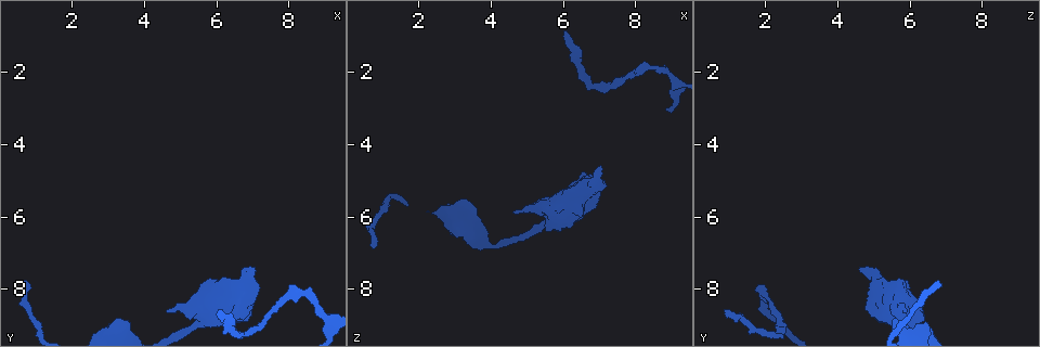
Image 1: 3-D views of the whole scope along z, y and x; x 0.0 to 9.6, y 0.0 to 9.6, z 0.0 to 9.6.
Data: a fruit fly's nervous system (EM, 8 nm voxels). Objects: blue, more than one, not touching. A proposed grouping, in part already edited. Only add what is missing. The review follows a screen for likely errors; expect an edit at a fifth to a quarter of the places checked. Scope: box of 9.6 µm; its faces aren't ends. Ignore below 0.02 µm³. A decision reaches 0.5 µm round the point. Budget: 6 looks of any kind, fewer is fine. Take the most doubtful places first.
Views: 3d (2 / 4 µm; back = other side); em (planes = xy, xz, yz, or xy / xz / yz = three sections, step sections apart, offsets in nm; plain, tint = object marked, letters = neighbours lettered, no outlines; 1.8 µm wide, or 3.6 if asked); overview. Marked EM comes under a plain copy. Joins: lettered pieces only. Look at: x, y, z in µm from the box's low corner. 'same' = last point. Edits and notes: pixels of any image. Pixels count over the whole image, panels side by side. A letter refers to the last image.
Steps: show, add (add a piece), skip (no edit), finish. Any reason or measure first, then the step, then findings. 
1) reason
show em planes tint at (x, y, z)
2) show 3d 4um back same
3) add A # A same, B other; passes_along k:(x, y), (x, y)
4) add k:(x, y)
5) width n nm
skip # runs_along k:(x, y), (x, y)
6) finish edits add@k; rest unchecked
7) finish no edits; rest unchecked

long arm stops here
show 3d 2um at (6.05, 8.70, 0.90)

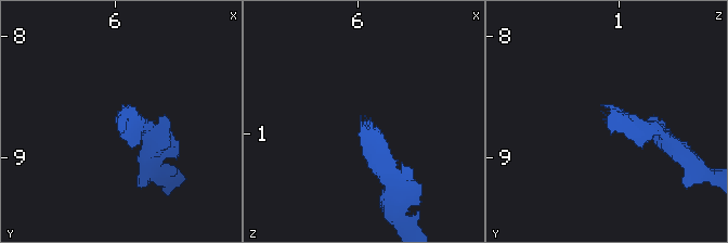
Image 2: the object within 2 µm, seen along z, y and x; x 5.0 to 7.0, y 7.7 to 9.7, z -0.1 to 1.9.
now the EM
show em planes letters at (6.00, 8.72, 0.88)

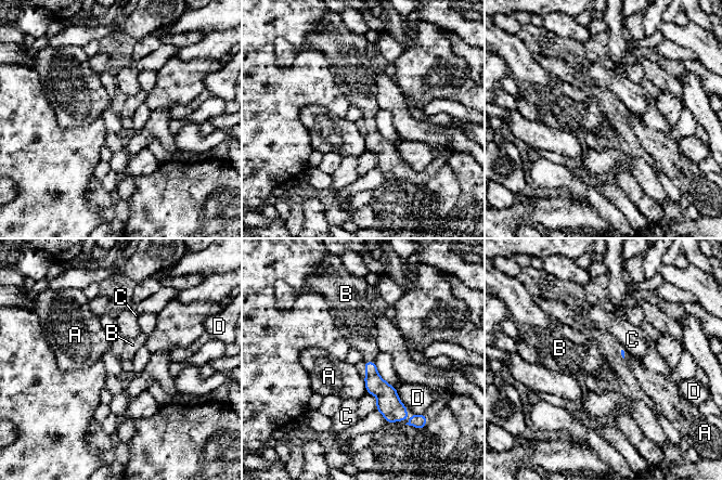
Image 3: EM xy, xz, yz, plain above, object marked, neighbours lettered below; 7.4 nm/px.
longest_contact D 180 nm
add B # A other, B same, C other, D other; passes_along 3:(375, 385), (370, 362), (360, 330); the neuron continues

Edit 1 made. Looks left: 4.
thick end
show em planes letters at (7.10, 7.45, 4.60)

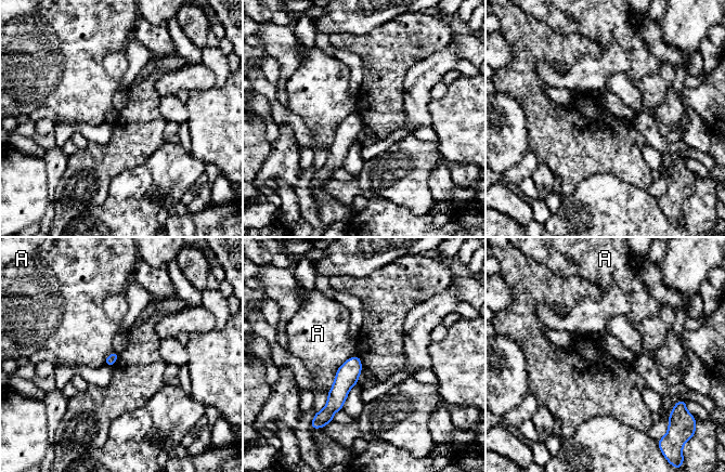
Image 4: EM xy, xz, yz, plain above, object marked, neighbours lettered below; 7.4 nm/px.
skip # A other; runs_along 4:(355, 358), (335, 403), (327, 411); none of them fits

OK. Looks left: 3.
free end
show em yz step 4 tint at (4.60, 8.60, 5.85)

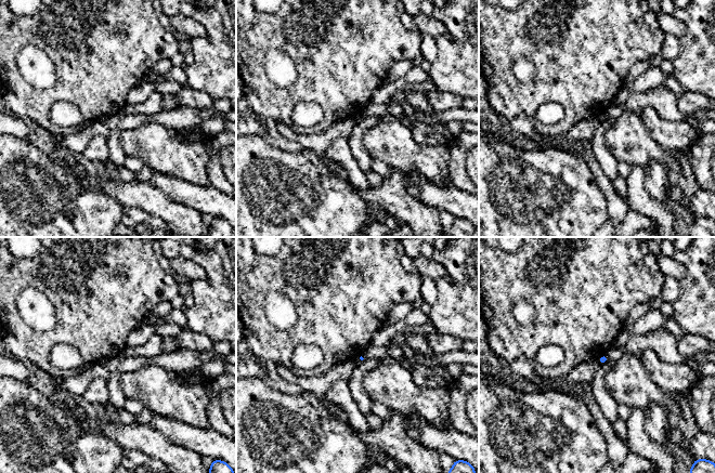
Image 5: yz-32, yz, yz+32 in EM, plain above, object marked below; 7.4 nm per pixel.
cut it another way
show em xy step 4 letters same

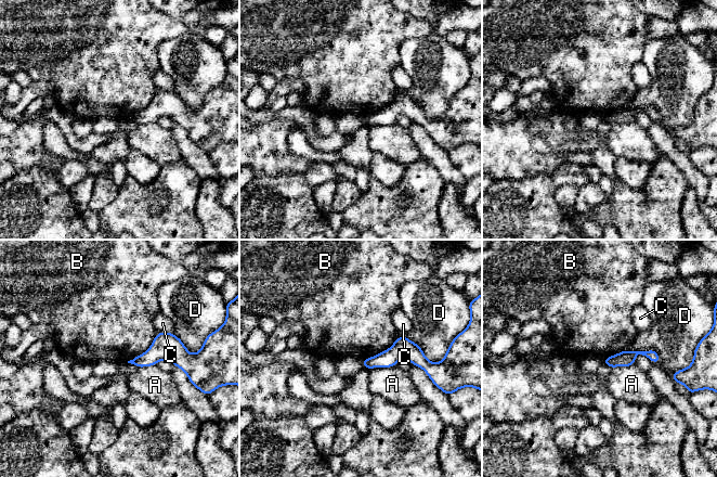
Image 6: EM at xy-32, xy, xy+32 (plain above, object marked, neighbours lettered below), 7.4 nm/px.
longest_contact B 340 nm
skip # A other, B other, C other, D other; border 6:(159, 332), (145, 351), (127, 361); no lettered piece goes on from it

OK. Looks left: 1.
finish edits add@3; rest unchecked

